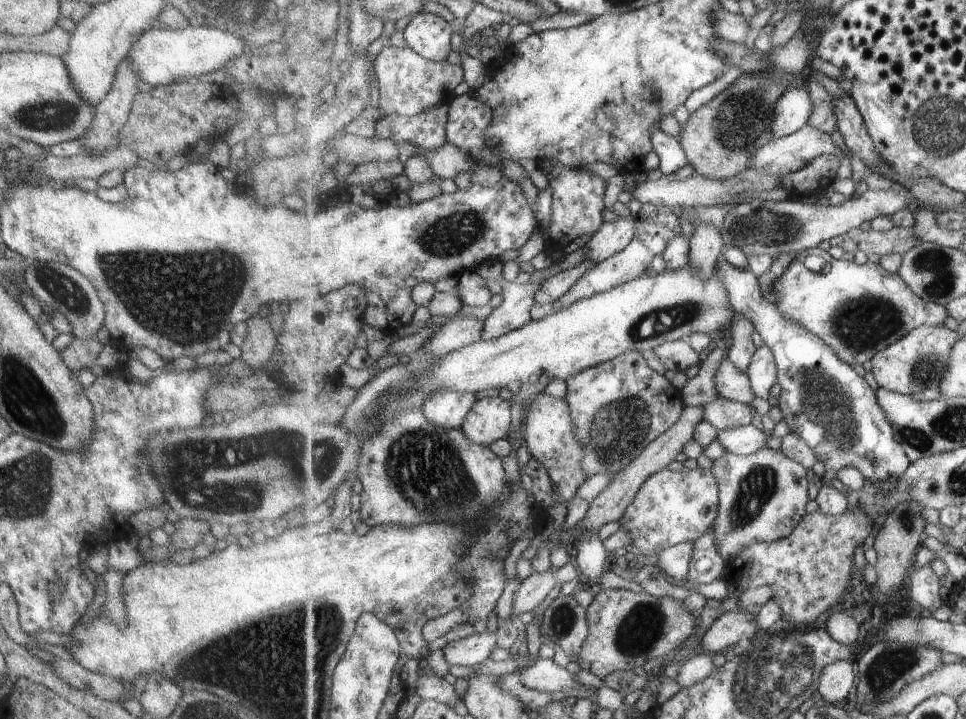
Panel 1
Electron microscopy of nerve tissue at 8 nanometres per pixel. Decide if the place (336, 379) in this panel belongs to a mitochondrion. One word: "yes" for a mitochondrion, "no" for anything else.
no

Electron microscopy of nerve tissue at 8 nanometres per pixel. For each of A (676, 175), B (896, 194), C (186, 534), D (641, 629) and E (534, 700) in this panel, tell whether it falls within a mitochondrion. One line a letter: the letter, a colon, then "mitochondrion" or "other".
A: other
B: other
C: other
D: mitochondrion
E: other

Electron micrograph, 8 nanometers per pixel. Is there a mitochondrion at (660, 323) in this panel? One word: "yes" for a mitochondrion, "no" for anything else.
yes

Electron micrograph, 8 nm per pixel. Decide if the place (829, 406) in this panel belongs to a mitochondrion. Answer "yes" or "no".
yes

